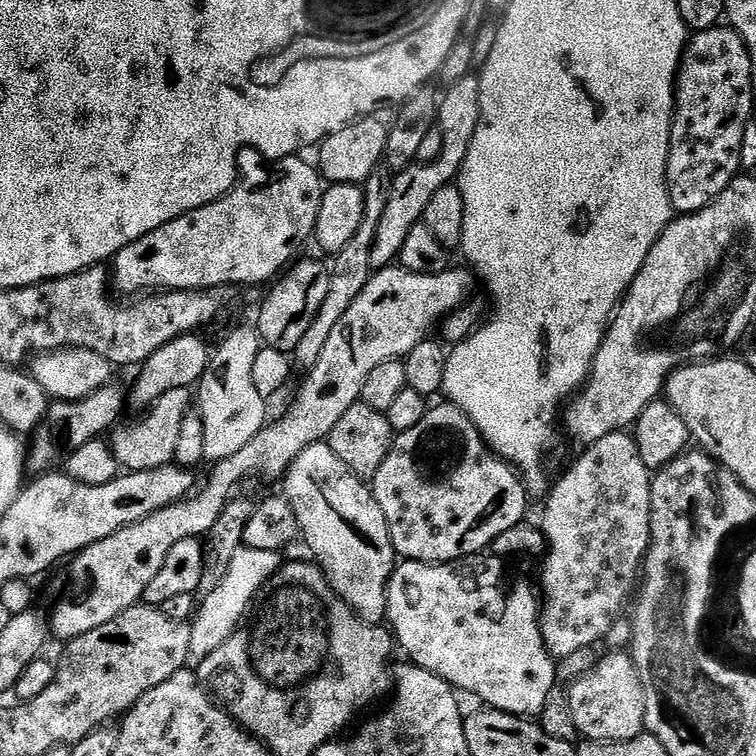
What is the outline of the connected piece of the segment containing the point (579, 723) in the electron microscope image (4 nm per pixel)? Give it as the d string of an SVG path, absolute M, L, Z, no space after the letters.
M612 650L609 656L604 656L585 676L580 676L572 684L568 692L568 712L572 715L572 724L581 732L581 737L588 740L611 742L613 740L629 740L641 735L644 727L644 691L636 663L631 655L624 650Z

